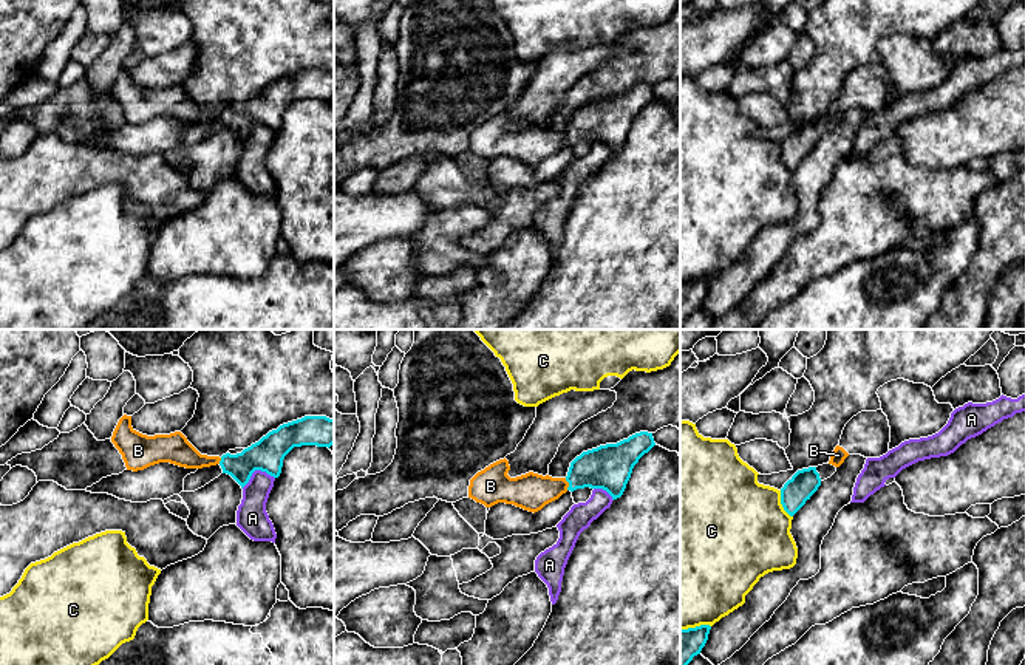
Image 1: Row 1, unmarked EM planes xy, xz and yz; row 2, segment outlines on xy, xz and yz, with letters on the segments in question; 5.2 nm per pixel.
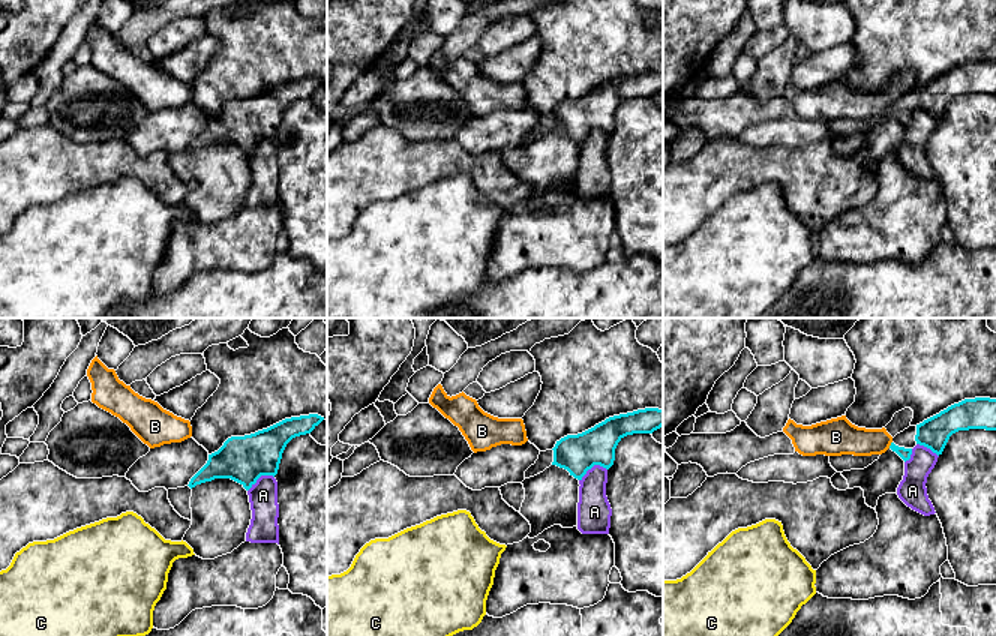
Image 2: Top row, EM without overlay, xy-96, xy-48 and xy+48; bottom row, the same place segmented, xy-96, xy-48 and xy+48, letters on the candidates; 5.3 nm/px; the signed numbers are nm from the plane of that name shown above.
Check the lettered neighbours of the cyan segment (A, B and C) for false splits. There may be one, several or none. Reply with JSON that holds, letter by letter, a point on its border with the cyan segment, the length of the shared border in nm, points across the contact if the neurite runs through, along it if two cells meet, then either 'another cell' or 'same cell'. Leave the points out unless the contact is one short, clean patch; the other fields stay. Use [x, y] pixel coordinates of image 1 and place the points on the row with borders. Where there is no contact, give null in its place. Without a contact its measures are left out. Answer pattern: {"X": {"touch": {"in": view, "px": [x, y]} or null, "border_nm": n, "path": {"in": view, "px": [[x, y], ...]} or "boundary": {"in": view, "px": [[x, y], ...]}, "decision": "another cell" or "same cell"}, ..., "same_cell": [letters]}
{"A": {"touch": {"in": "xy", "px": [255, 469]}, "border_nm": 190, "decision": "another cell"}, "B": {"touch": {"in": "xz", "px": [569, 484]}, "border_nm": 70, "boundary": {"in": "xz", "px": [[565, 478], [568, 489]]}, "decision": "another cell"}, "C": {"touch": {"in": "yz", "px": [781, 503]}, "border_nm": 160, "decision": "another cell"}, "same_cell": []}

